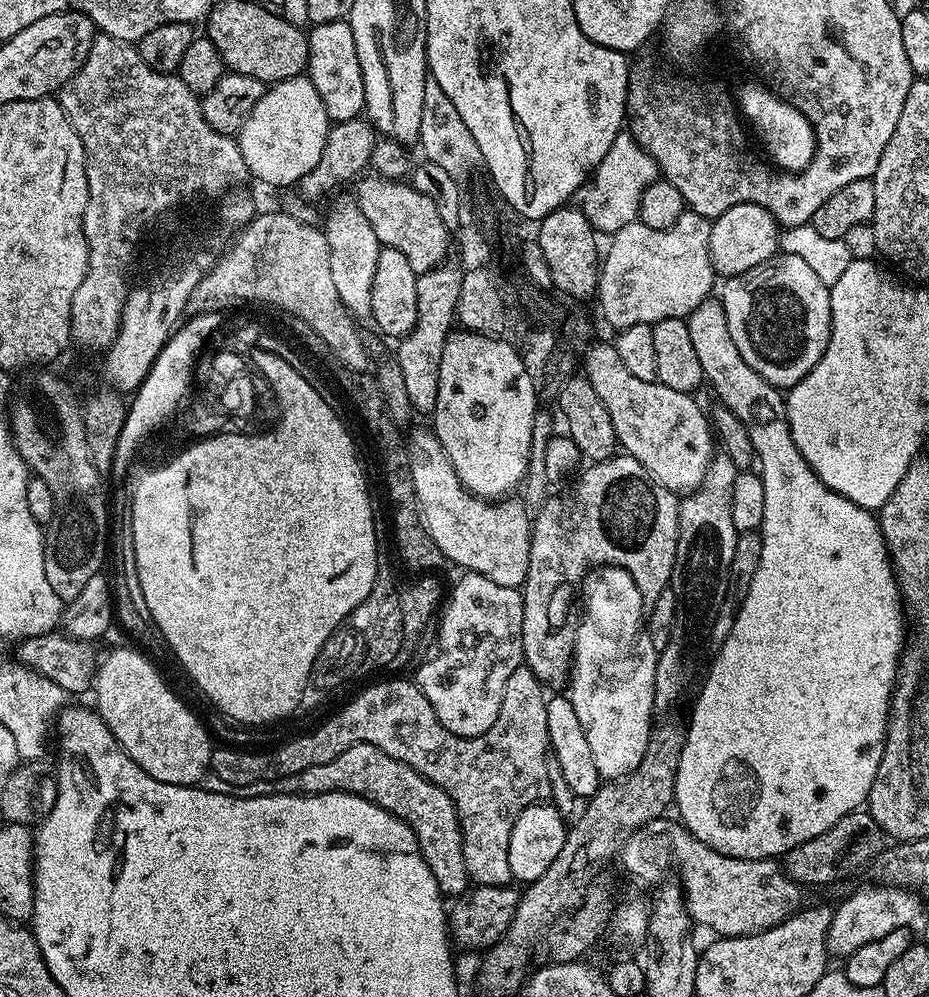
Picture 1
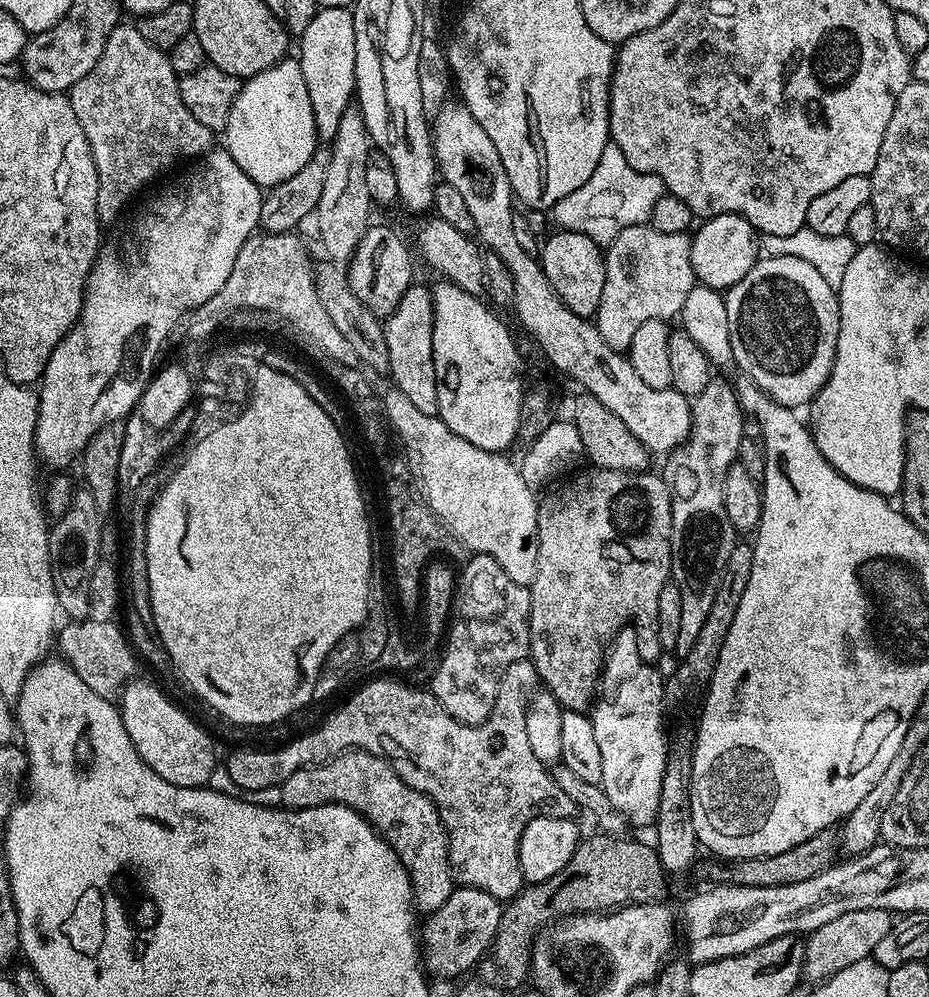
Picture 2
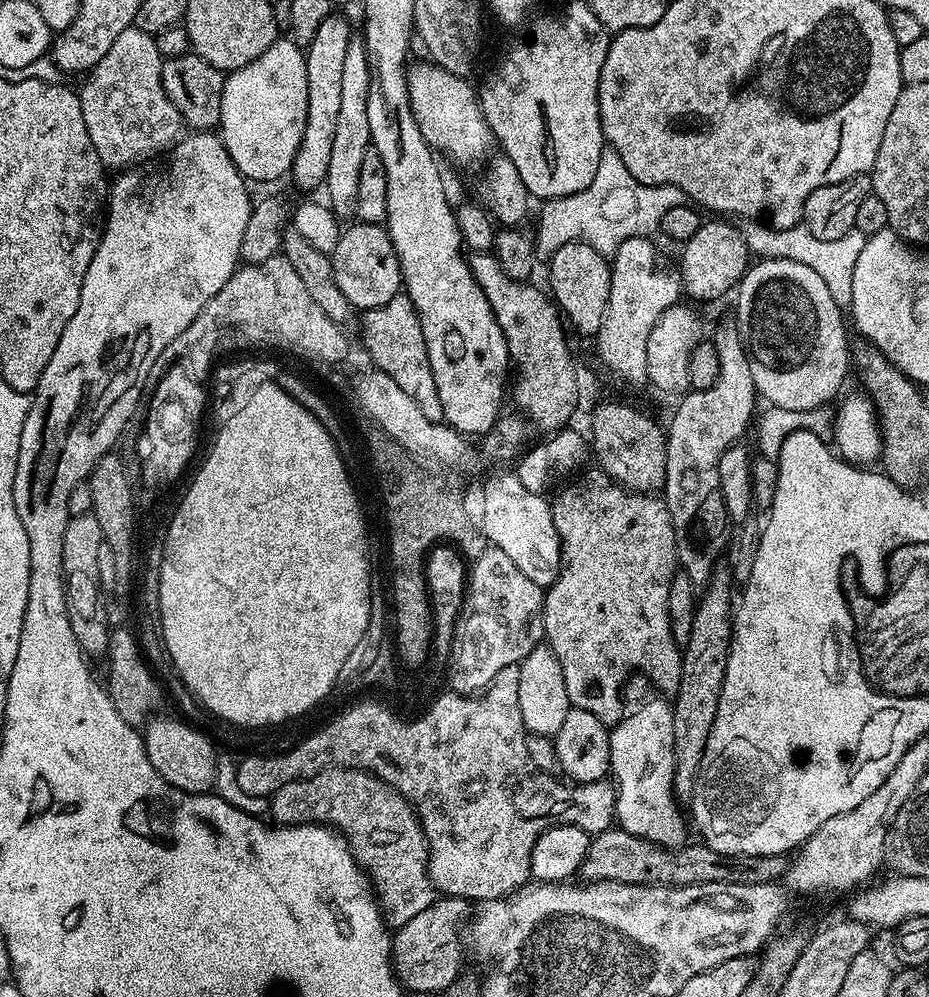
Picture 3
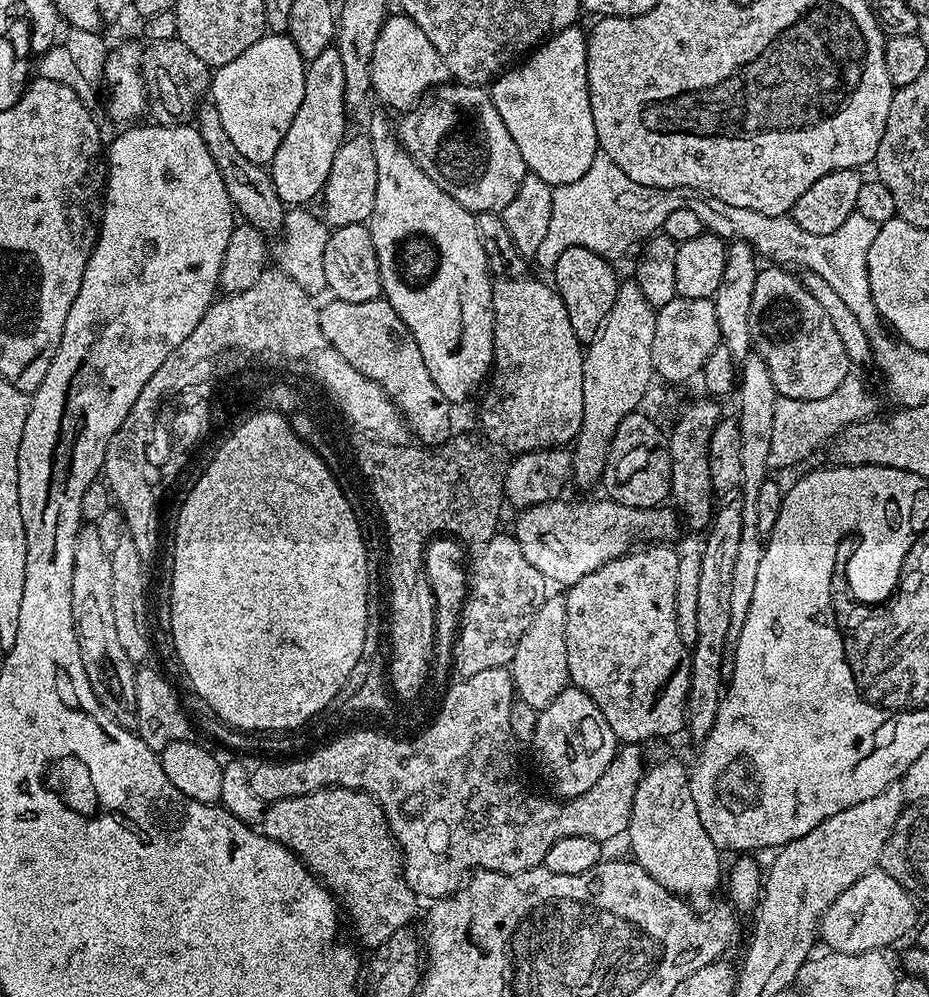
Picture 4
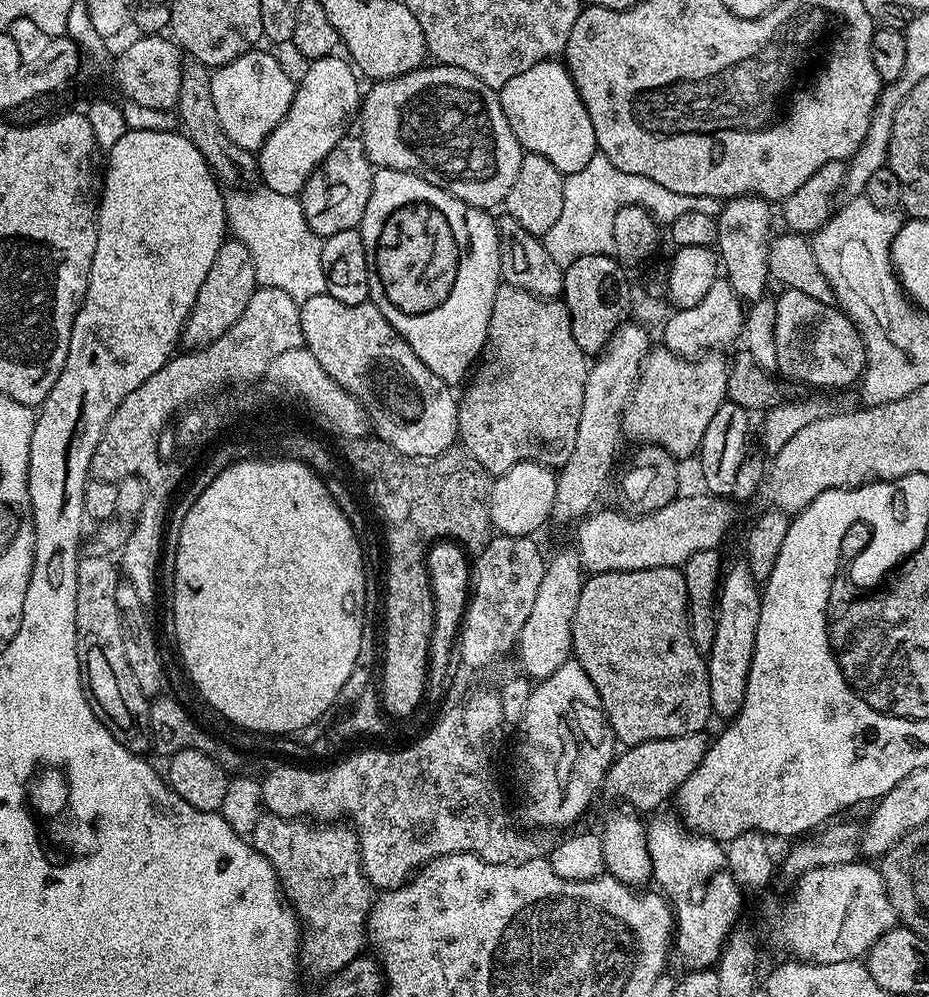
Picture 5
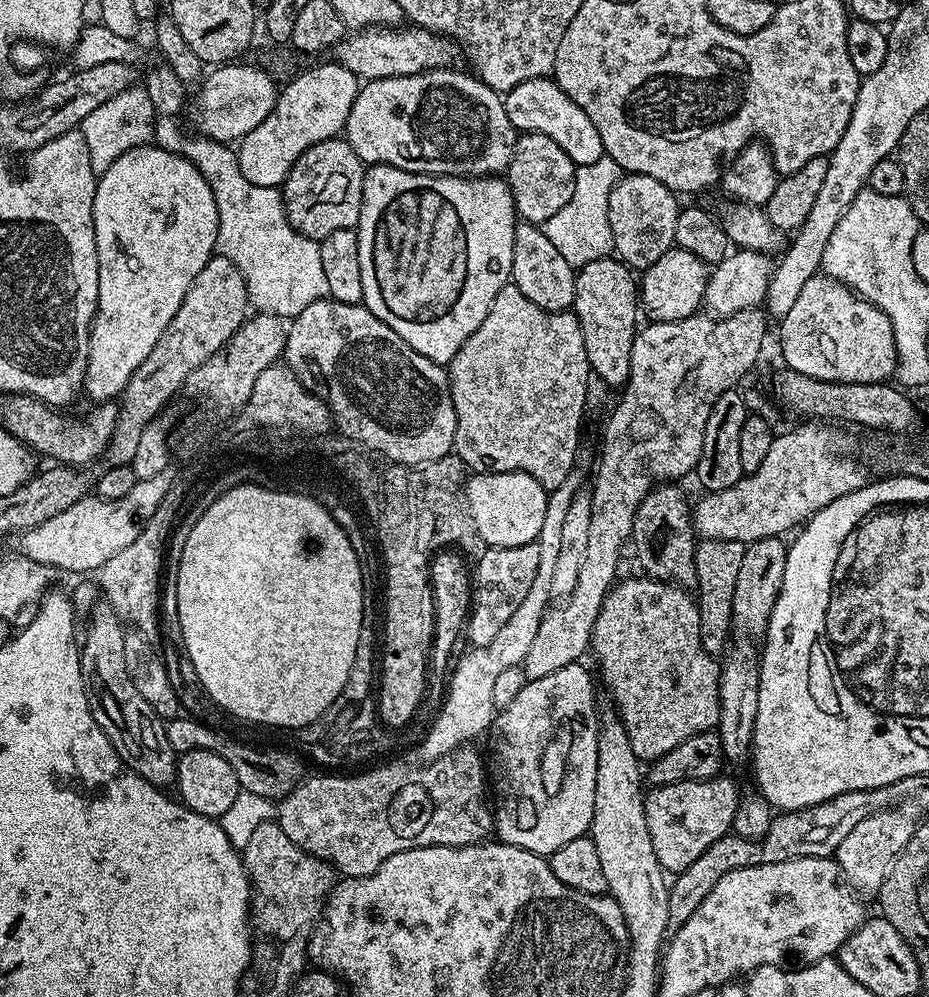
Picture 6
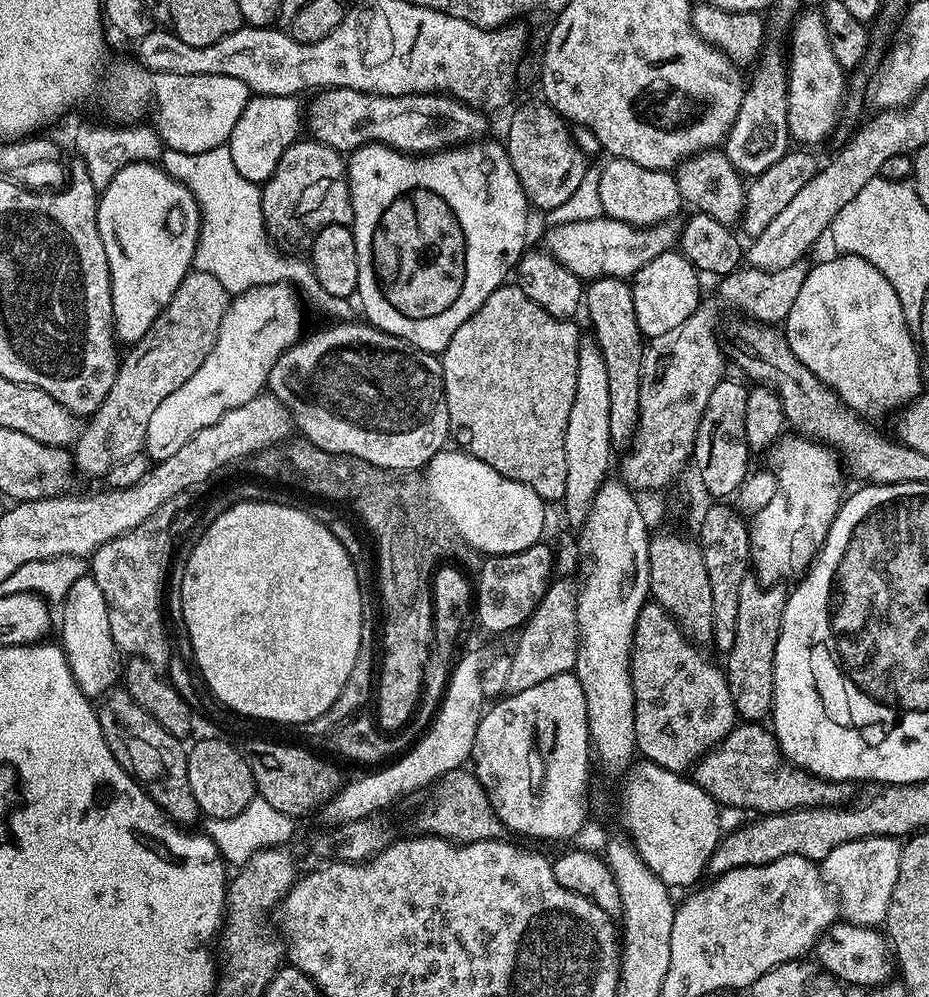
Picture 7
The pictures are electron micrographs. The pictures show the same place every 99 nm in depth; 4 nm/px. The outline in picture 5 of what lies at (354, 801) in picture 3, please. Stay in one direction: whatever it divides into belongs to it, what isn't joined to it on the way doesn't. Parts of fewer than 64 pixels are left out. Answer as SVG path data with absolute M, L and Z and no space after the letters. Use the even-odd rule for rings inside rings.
M262 814L250 844L270 862L284 899L302 922L298 964L303 975L327 978L354 962L366 948L368 911L374 899L372 883L360 869L355 828L344 822L309 822Z

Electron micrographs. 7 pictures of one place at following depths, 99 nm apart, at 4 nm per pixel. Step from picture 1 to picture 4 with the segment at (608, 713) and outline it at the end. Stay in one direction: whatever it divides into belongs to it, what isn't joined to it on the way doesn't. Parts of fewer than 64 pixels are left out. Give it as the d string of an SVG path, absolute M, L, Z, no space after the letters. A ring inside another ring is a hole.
M660 760L656 765L649 767L640 780L638 790L634 794L632 813L628 819L626 841L632 847L631 859L646 870L666 890L675 896L682 896L693 905L700 903L722 884L722 868L720 872L721 849L706 834L706 826L702 826L702 818L698 818L698 806L694 806L694 794L690 790L690 772L680 760Z

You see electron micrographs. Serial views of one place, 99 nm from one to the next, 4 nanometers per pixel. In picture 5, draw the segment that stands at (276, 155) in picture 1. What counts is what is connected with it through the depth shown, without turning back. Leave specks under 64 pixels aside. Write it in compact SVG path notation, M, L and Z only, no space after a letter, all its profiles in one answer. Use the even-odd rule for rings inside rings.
M253 50L242 54L234 64L224 64L211 73L210 94L223 130L231 141L249 150L258 150L282 122L296 93L297 81L280 65L276 56Z

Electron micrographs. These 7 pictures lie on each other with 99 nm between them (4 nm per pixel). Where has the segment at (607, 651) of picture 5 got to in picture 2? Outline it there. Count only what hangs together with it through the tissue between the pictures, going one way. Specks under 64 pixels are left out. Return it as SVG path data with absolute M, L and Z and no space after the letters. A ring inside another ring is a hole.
M593 467L592 472L577 478L573 484L565 486L561 492L552 492L548 497L541 499L536 505L538 526L536 527L536 573L530 585L530 659L536 668L539 683L547 692L559 702L560 707L570 712L587 713L591 709L597 695L600 683L600 674L604 666L604 657L616 638L616 633L629 622L636 629L640 642L640 653L649 662L656 662L662 656L662 649L658 642L658 593L662 586L670 582L672 575L672 499L668 483L663 475L652 473L652 470L643 472L623 472L622 470L606 470Z

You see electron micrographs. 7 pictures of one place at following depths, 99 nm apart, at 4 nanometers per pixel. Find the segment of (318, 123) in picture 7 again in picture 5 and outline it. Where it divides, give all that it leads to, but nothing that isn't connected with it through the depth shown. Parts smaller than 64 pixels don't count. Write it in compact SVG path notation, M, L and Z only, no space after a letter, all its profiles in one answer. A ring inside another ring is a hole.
M433 63L431 65L432 68L428 67L421 66L413 70L413 72L407 72L406 74L395 76L389 80L377 80L371 85L372 89L369 92L367 89L363 93L362 103L358 109L358 124L360 120L358 135L364 143L368 160L376 168L393 168L399 172L412 172L424 180L429 180L434 186L438 186L442 190L454 194L454 198L458 198L462 202L466 202L475 208L483 208L485 210L499 209L506 200L507 194L510 193L511 186L518 178L518 170L522 166L526 153L518 142L514 130L510 130L510 122L506 122L506 114L500 105L500 97L497 89L486 86L478 78L474 78L474 74L470 74L466 70L458 70L454 66Z

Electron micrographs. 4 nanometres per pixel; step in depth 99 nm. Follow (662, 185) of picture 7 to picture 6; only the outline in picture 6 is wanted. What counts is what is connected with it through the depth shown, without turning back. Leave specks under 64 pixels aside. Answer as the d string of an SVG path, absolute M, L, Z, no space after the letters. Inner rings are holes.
M624 174L610 190L608 217L612 231L612 247L615 255L633 270L654 266L662 254L675 245L674 230L678 227L678 214L682 204L677 193L672 192L658 178L642 174Z

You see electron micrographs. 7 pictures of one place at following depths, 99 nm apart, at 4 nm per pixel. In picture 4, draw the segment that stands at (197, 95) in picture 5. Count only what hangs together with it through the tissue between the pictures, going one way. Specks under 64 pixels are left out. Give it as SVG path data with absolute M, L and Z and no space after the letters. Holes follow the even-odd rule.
M210 102L202 104L197 109L196 127L202 134L202 140L206 143L206 148L210 151L210 156L218 167L222 180L226 183L226 192L230 195L235 211L247 223L264 233L265 237L279 237L284 230L286 206L278 198L271 173L263 165L251 162L250 158L239 153L238 146L231 142L226 128L221 123L217 108Z

